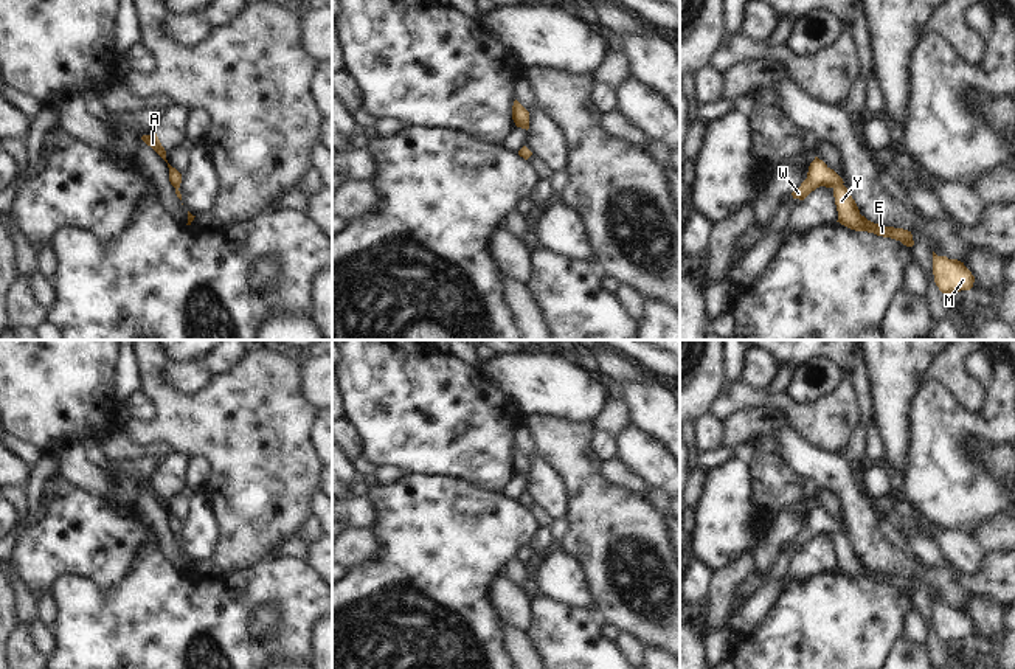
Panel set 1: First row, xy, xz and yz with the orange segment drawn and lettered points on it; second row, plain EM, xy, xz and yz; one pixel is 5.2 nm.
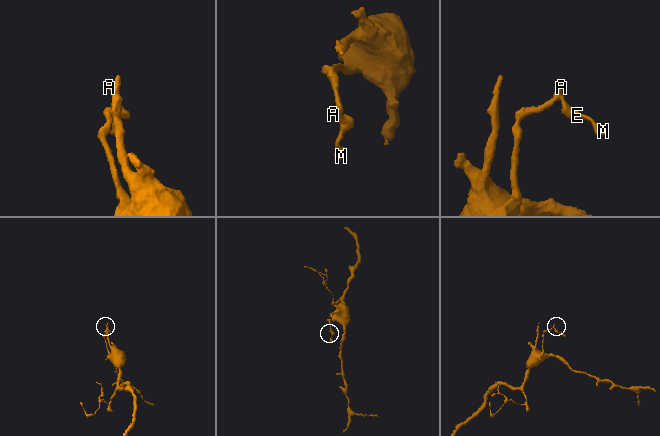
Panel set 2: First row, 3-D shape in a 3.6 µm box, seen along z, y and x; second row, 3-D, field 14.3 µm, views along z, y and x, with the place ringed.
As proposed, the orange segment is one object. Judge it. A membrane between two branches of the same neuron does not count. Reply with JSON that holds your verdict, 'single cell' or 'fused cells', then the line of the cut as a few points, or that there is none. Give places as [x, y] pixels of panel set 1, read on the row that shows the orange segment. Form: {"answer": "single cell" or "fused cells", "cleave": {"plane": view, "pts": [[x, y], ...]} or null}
{"answer": "single cell", "cleave": null}

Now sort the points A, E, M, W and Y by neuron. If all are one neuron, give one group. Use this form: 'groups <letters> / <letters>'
groups A E M W Y

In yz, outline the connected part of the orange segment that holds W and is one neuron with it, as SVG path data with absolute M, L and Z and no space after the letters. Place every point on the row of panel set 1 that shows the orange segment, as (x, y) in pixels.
M815 157L815 160L809 166L807 179L801 183L799 188L792 192L792 196L793 199L804 200L812 191L819 186L832 188L838 211L837 222L855 231L868 231L877 236L900 241L906 247L914 245L911 231L903 228L883 227L861 216L849 189L843 183L843 179L833 169L830 169L823 160Z

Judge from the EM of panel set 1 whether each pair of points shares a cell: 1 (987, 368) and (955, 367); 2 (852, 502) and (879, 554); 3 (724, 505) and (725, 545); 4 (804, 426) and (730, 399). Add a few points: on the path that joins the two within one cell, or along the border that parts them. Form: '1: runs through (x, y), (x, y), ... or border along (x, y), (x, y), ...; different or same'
1: border along (967, 356), (966, 370), (980, 384), (983, 399); different
2: runs through (857, 514), (868, 542); same
3: runs through (725, 514), (725, 536); same
4: runs through (786, 407), (778, 401), (748, 399); same

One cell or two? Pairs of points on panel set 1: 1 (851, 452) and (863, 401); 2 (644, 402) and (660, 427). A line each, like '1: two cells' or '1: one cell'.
1: one cell
2: one cell

